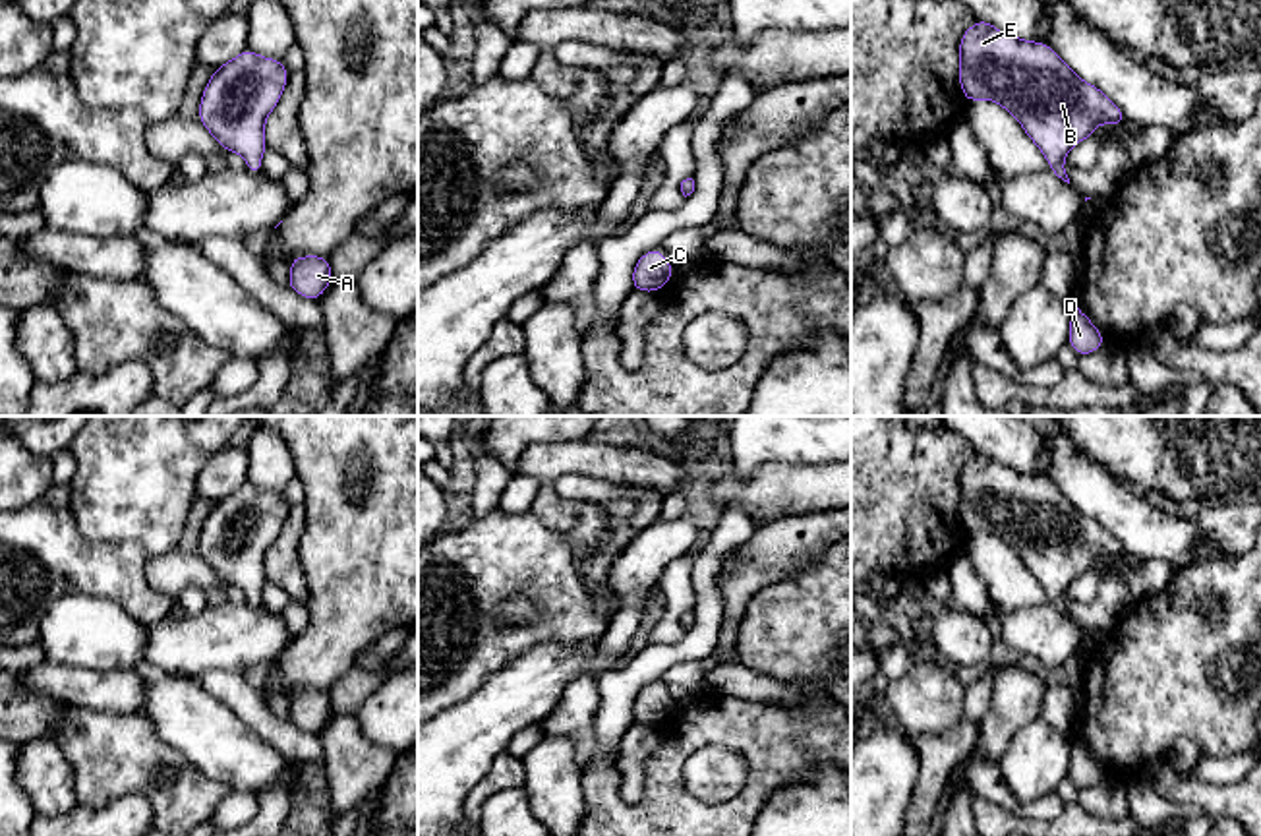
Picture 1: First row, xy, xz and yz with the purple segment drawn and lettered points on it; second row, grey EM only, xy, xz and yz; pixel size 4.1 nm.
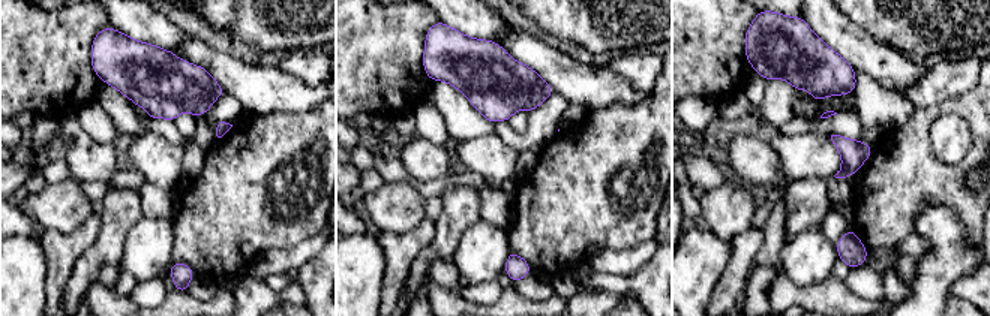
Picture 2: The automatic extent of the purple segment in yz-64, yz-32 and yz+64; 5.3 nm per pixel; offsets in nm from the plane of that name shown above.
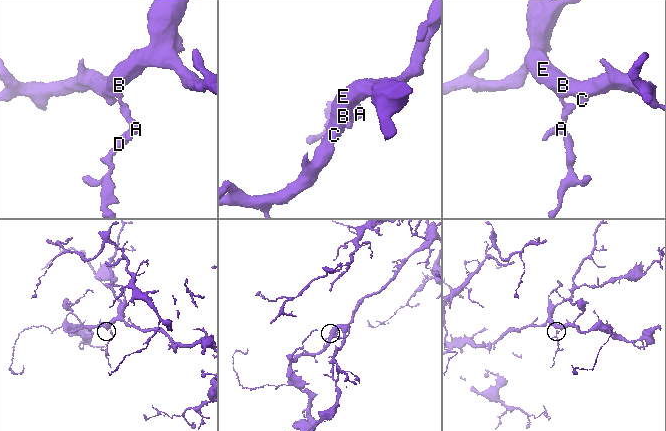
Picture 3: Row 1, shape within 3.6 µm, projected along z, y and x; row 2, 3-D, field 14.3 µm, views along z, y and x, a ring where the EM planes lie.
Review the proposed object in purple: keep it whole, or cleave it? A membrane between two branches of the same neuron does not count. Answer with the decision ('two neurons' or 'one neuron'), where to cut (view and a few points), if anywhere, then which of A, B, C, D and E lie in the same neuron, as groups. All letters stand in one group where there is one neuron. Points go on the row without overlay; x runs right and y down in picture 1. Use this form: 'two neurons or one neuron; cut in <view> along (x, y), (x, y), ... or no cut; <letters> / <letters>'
one neuron; no cut; A B C D E

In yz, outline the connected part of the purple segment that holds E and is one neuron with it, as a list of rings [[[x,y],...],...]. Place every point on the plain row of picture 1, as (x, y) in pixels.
[[[977,453],[959,474],[959,521],[967,536],[990,532],[1004,540],[1033,573],[1033,577],[1046,590],[1050,602],[1058,612],[1070,617],[1064,602],[1064,592],[1071,581],[1087,571],[1093,571],[1099,555],[1112,559],[1124,557],[1126,550],[1114,534],[1110,534],[1099,521],[1083,515],[1046,476],[1023,474],[1010,466],[992,461],[984,453]]]

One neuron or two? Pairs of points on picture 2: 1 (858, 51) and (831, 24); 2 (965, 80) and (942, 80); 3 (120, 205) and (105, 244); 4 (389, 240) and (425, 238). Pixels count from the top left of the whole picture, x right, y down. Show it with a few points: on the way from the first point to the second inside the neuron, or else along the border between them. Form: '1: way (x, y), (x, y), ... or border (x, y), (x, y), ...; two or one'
1: way (852, 45), (837, 30); one
2: way (959, 80), (948, 80); one
3: way (119, 214), (111, 235); one
4: way (398, 240), (416, 240); one

